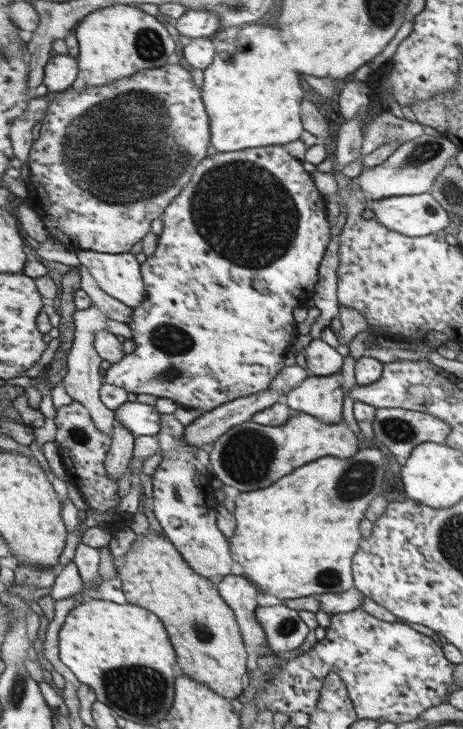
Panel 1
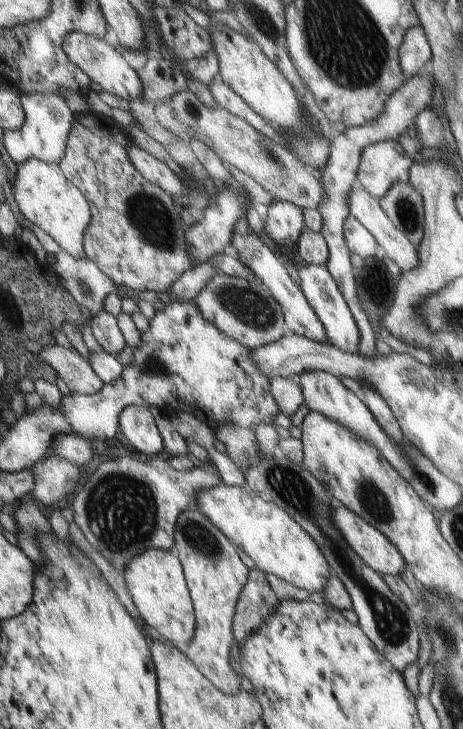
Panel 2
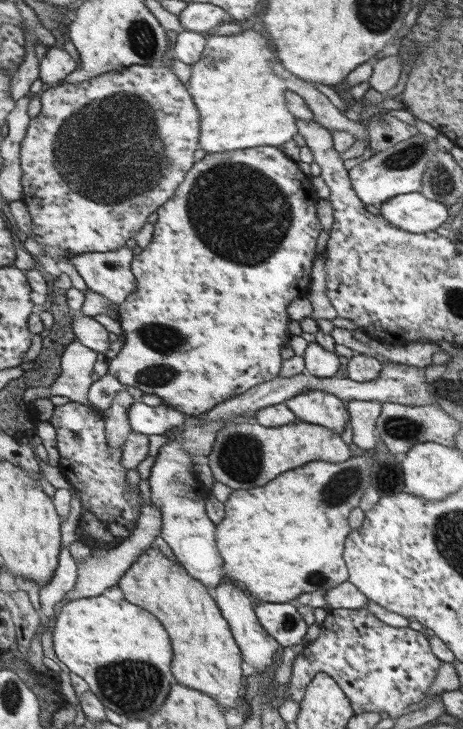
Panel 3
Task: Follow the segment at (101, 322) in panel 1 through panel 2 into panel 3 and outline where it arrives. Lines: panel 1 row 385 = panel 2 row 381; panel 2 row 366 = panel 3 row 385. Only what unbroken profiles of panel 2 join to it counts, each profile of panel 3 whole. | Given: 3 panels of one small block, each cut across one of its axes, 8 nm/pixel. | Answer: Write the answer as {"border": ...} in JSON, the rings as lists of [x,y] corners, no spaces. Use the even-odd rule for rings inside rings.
{"border":[[[76,338],[62,357],[61,362],[64,362],[62,378],[57,379],[52,387],[44,387],[44,392],[40,396],[42,398],[52,398],[54,395],[67,396],[72,401],[102,411],[91,399],[91,388],[96,384],[94,374],[96,374],[98,353]]]}

